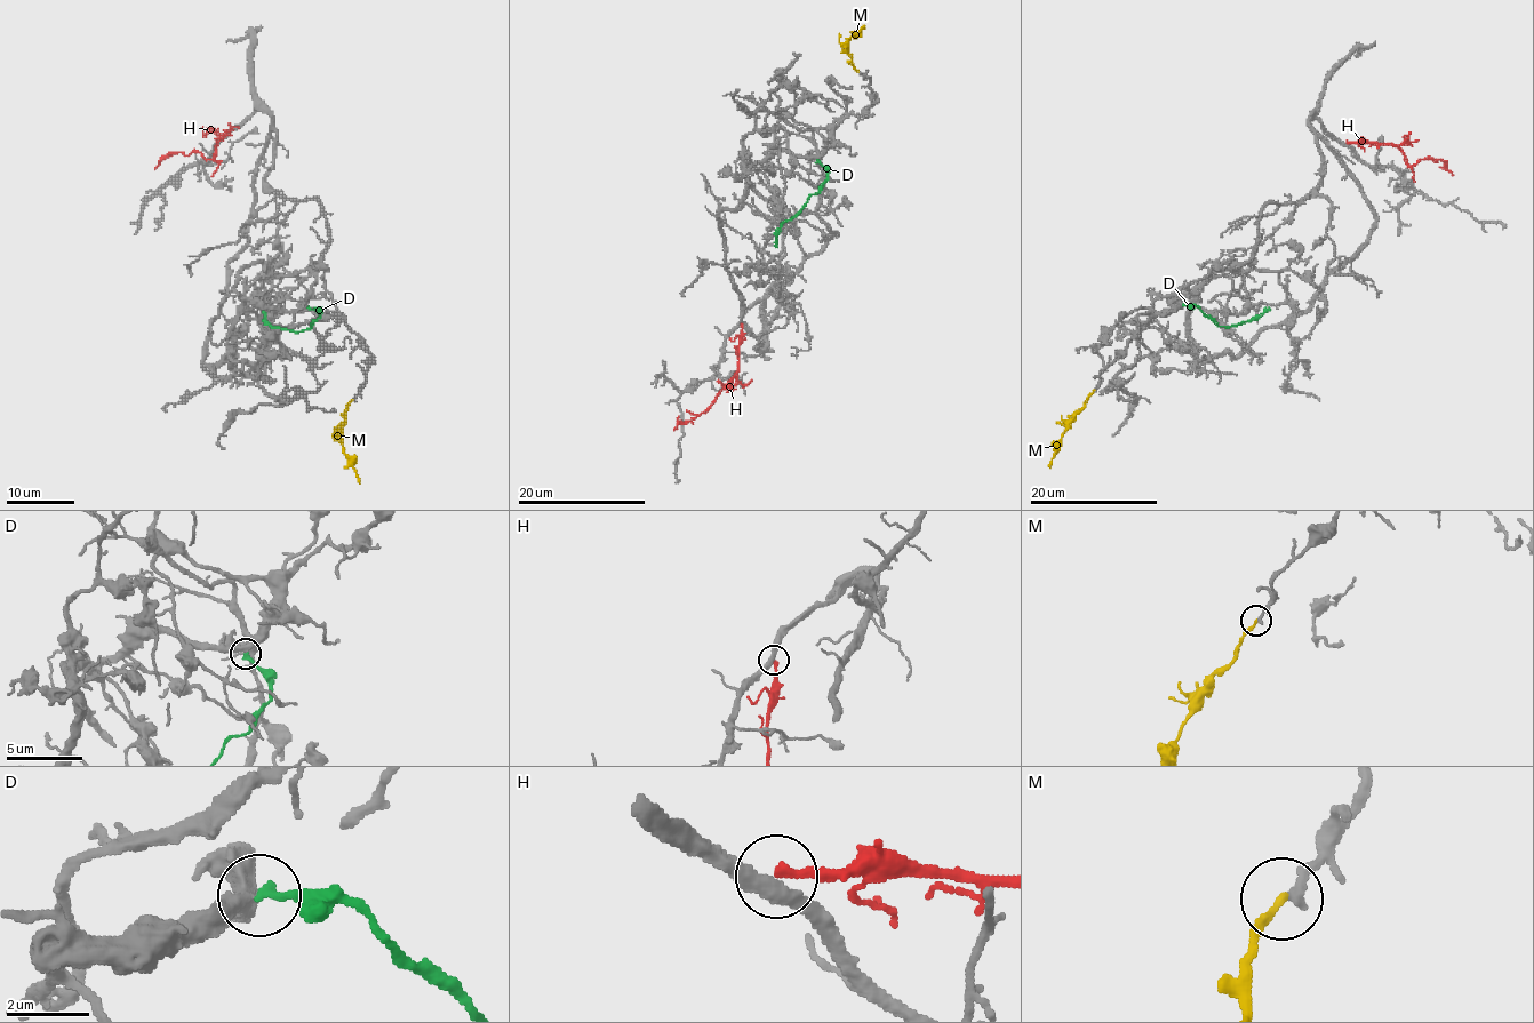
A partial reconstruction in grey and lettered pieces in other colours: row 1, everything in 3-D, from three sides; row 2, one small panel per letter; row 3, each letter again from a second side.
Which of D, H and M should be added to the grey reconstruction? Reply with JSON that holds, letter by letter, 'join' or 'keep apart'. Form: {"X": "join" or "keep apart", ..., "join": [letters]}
{"D": "keep apart", "H": "keep apart", "M": "join", "join": ["M"]}

